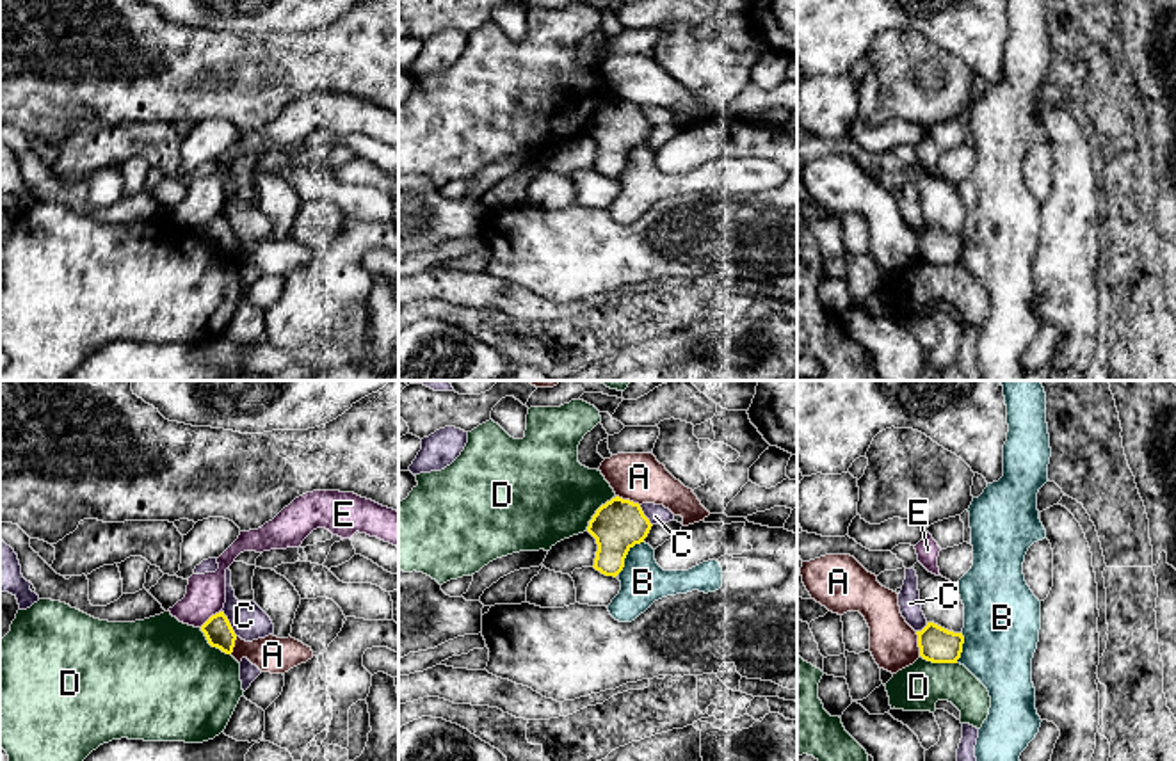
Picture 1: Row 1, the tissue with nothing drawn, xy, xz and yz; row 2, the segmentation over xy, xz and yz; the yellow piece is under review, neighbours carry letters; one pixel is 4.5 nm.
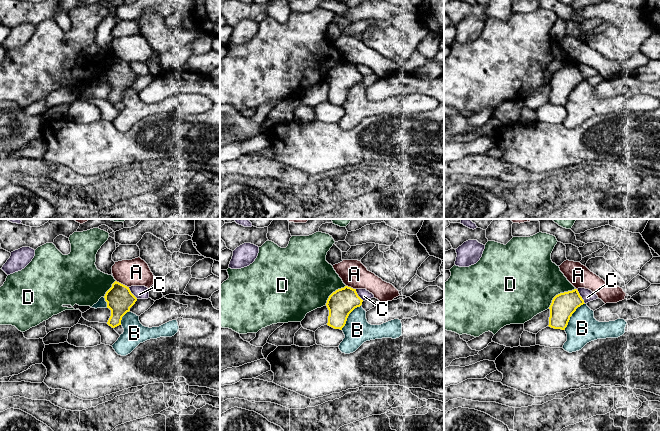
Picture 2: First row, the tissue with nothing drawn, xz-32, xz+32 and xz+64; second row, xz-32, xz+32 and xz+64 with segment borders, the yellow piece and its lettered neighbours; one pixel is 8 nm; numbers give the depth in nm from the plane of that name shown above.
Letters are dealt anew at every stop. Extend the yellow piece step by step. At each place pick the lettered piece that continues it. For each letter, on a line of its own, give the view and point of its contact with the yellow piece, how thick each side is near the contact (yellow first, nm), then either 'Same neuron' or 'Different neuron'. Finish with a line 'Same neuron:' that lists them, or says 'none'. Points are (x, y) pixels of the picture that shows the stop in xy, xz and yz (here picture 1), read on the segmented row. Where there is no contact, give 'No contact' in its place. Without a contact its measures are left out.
A: Touches yellow at xz (628, 500). Thickness 240 nm (yellow) against 220 nm. Different neuron
B: Touches yellow at xz (627, 553). Thickness 240 nm (yellow) against 200 nm. Different neuron
C: Touches yellow at xy (228, 623). Thickness 130 nm (yellow) against 160 nm. Different neuron
D: Touches yellow at xz (596, 511). Thickness 240 nm (yellow) against 420 nm. Different neuron
E: Touches yellow at xy (212, 616). Thickness 130 nm (yellow) against 180 nm. Different neuron
Same neuron: none

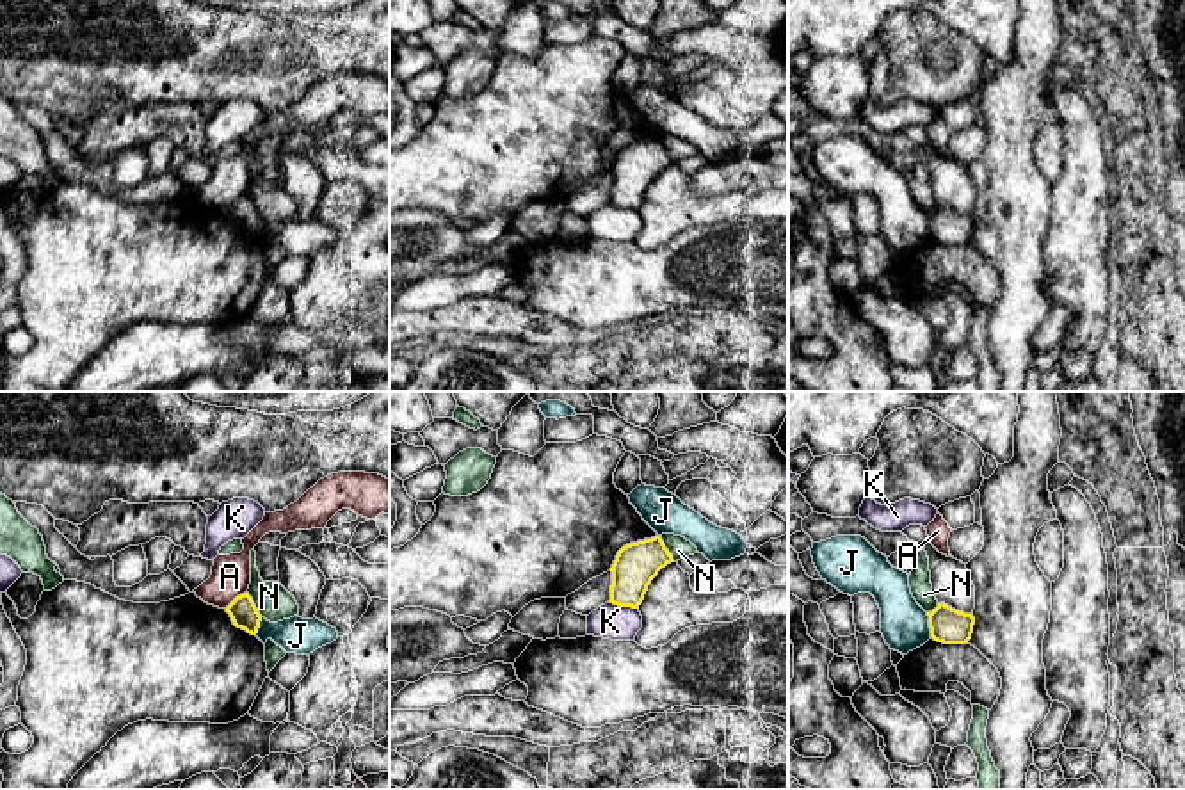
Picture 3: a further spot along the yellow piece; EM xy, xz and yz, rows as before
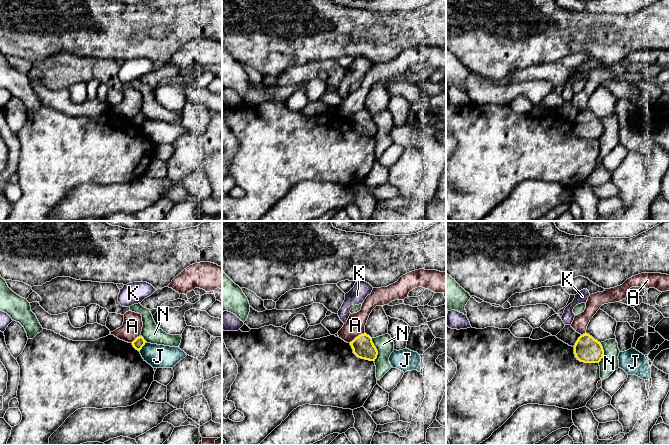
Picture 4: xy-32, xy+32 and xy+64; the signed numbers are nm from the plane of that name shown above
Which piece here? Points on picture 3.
A: Touches yellow at xy (237, 596). Thickness 130 nm (yellow) against 180 nm. Different neuron
J: Touches yellow at yz (929, 625). Thickness 160 nm (yellow) against 220 nm. Different neuron
K: Touches yellow at xz (623, 605). Thickness 200 nm (yellow) against 160 nm. Different neuron
N: Touches yellow at xz (666, 548). Thickness 200 nm (yellow) against 100 nm. Different neuron
Same neuron: none

